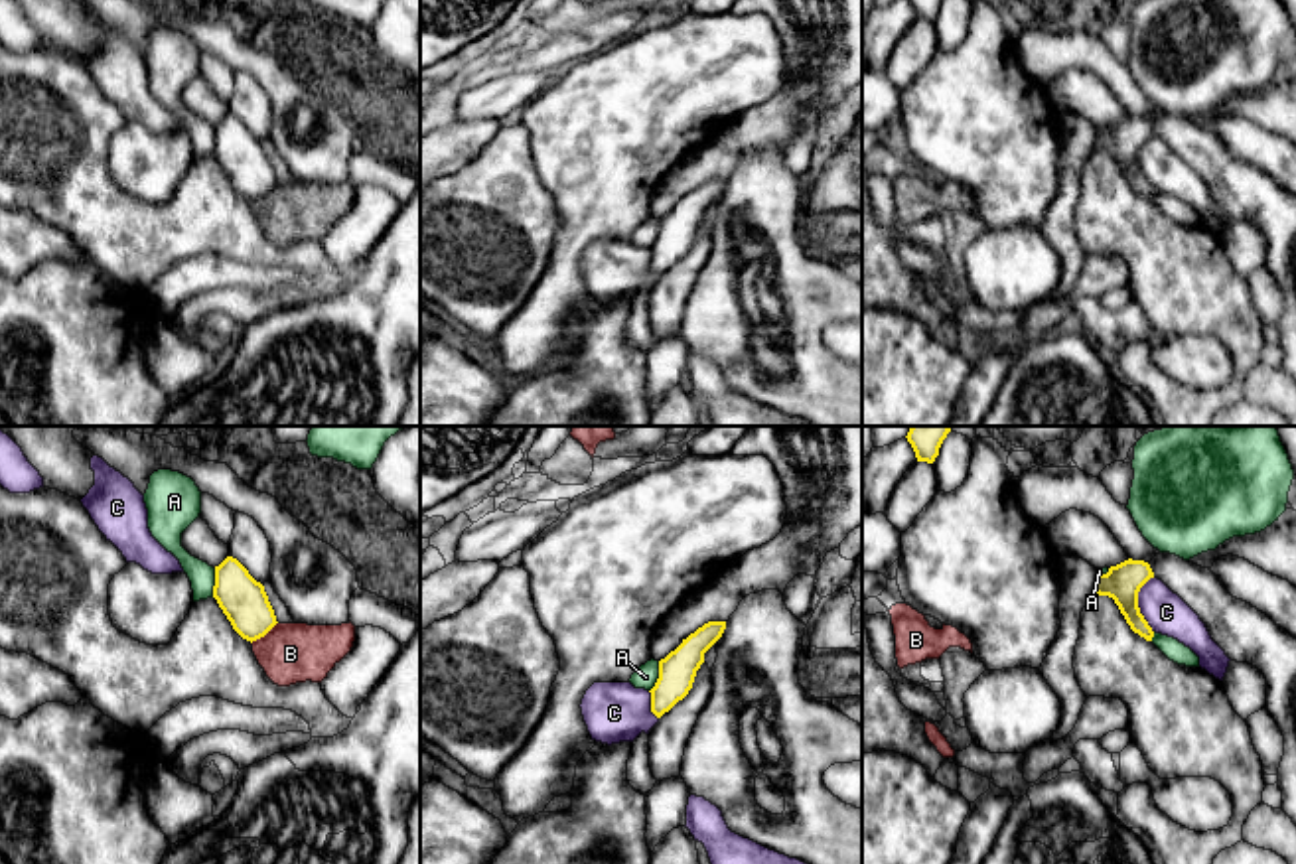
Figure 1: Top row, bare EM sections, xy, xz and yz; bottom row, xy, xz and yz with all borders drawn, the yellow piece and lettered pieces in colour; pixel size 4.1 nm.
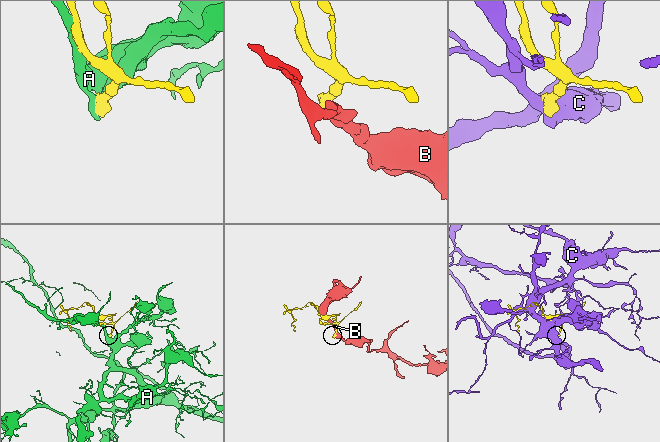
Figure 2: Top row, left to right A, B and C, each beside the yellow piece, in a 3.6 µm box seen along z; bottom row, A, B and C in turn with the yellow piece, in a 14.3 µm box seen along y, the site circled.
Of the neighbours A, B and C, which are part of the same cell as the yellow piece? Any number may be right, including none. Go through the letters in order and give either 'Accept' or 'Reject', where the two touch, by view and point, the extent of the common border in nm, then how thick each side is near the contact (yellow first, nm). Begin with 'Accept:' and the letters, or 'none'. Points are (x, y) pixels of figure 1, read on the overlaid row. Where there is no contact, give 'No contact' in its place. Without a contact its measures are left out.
Accept: none
A: Reject. Touches yellow at xz (659, 677). Shared border 130 nm. Thickness 150 nm (yellow) against 90 nm
B: Reject. Touches yellow at xy (263, 636). Shared border 140 nm. Thickness 190 nm (yellow) against 240 nm
C: Reject. Touches yellow at yz (1137, 604). Shared border 240 nm. Thickness 150 nm (yellow) against 170 nm

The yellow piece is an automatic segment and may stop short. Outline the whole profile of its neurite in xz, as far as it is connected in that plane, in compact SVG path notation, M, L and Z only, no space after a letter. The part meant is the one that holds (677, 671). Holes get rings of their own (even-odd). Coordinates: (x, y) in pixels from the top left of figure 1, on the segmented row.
M708 621L659 661L659 679L651 692L651 712L661 718L692 688L704 653L722 637L726 621Z

